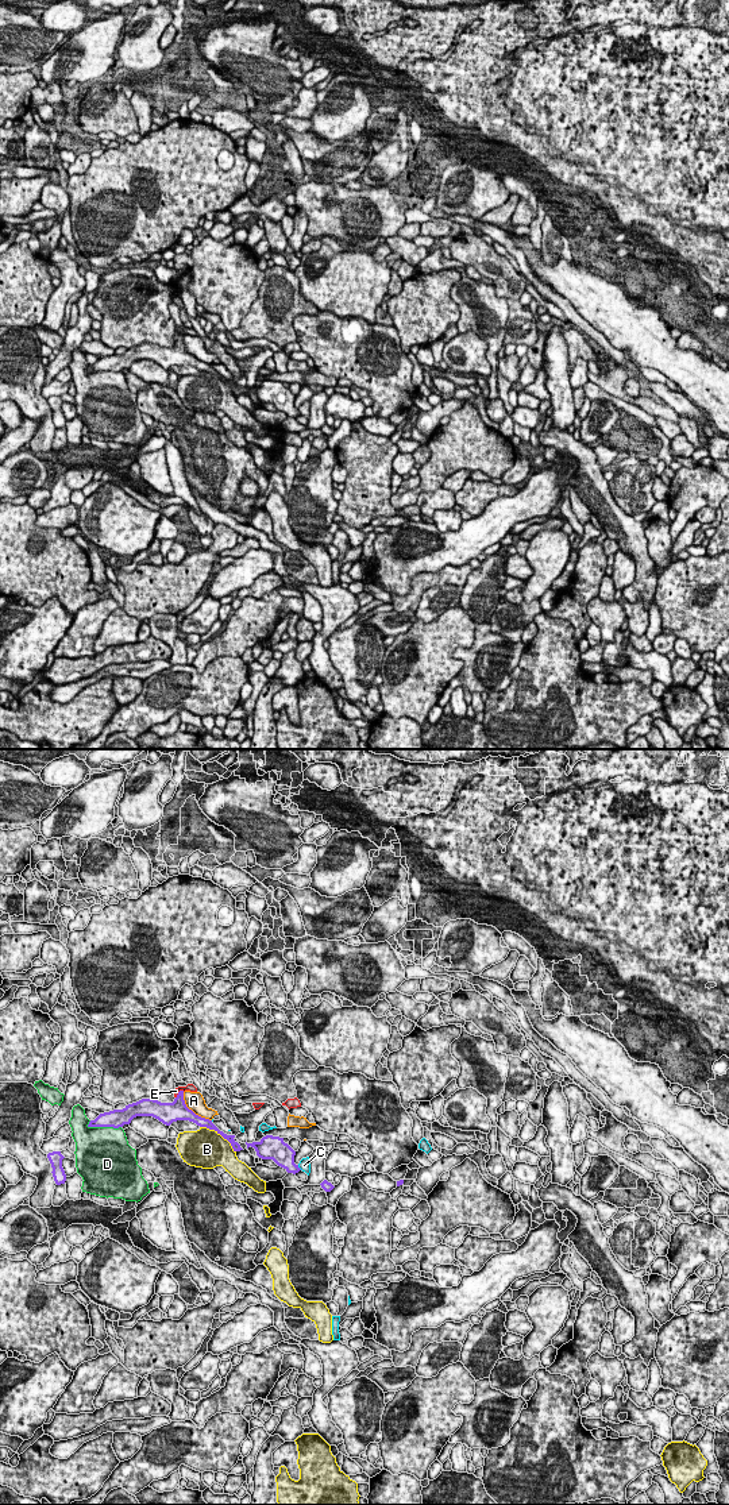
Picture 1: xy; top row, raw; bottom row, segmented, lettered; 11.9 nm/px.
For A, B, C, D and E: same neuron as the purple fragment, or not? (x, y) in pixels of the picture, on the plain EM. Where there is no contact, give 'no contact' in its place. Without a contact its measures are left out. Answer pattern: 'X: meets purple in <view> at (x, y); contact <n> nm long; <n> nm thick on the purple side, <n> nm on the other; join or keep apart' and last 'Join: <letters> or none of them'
A: meets purple in xy at (191, 354); contact 500 nm long; 240 nm thick on the purple side, 220 nm on the other; keep apart
B: meets purple in xy at (219, 377); contact 550 nm long; 120 nm thick on the purple side, 460 nm on the other; keep apart
C: meets purple in xy at (299, 412); contact 80 nm long; 280 nm thick on the purple side, 140 nm on the other; keep apart
D: meets purple in xy at (104, 370); contact 420 nm long; 220 nm thick on the purple side, 480 nm on the other; keep apart
E: meets purple in xy at (178, 338); contact 140 nm long; 240 nm thick on the purple side, 90 nm on the other; keep apart
Join: none of them

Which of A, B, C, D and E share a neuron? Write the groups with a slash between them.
A / B / C / D / E

